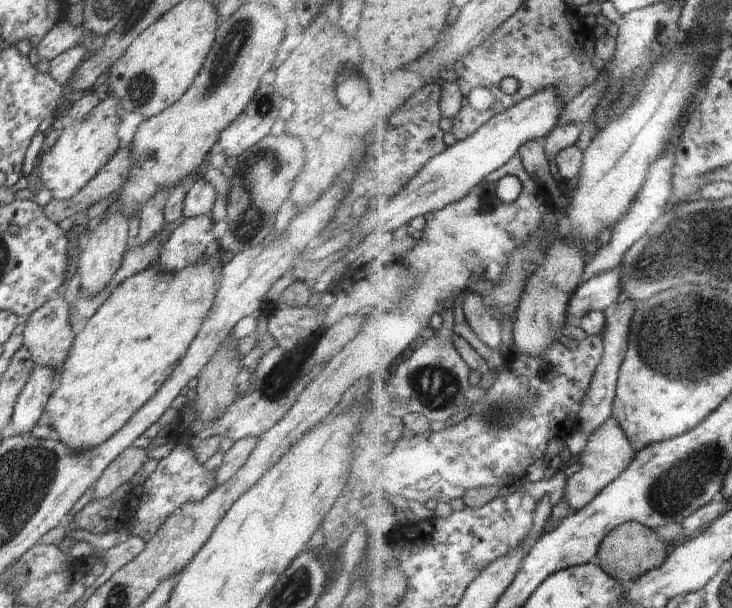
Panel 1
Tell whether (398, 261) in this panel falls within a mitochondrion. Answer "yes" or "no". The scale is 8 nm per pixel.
no

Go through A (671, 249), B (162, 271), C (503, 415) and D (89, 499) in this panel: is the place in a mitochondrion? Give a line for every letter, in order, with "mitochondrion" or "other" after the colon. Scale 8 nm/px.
A: mitochondrion
B: other
C: mitochondrion
D: other

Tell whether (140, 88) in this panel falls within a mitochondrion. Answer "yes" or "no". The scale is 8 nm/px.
yes

